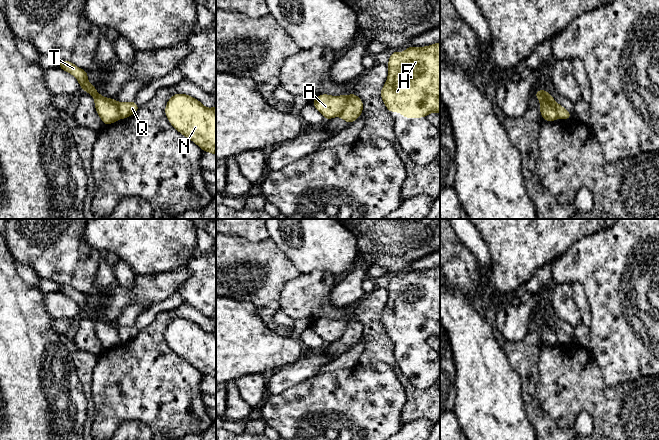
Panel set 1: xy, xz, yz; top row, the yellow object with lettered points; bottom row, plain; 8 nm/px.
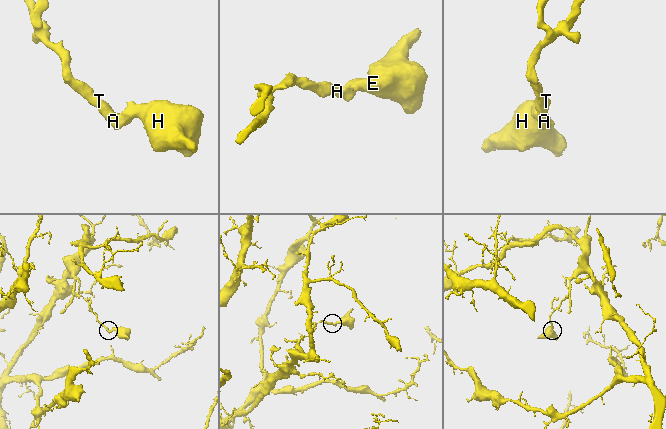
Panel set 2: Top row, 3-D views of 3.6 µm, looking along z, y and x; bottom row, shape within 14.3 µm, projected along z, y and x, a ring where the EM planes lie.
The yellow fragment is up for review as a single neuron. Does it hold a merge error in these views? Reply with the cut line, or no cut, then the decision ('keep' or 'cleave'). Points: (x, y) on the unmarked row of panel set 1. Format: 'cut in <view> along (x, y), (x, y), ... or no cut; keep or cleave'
cut in yz along (541, 328), (550, 327), (558, 342); cleave

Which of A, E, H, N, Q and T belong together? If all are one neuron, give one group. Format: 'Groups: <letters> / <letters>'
Groups: A T / E H N Q

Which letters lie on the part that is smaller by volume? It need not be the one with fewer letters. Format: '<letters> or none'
E, H, N, Q

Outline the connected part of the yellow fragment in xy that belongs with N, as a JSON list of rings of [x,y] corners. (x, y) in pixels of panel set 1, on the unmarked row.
[[[176,317],[168,324],[165,339],[179,357],[216,379],[216,330],[207,332],[190,319]]]

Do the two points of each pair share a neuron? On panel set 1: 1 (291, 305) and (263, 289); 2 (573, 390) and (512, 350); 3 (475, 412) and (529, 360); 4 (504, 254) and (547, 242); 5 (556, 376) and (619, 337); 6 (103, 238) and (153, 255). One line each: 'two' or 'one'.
1: two
2: two
3: two
4: one
5: two
6: one

